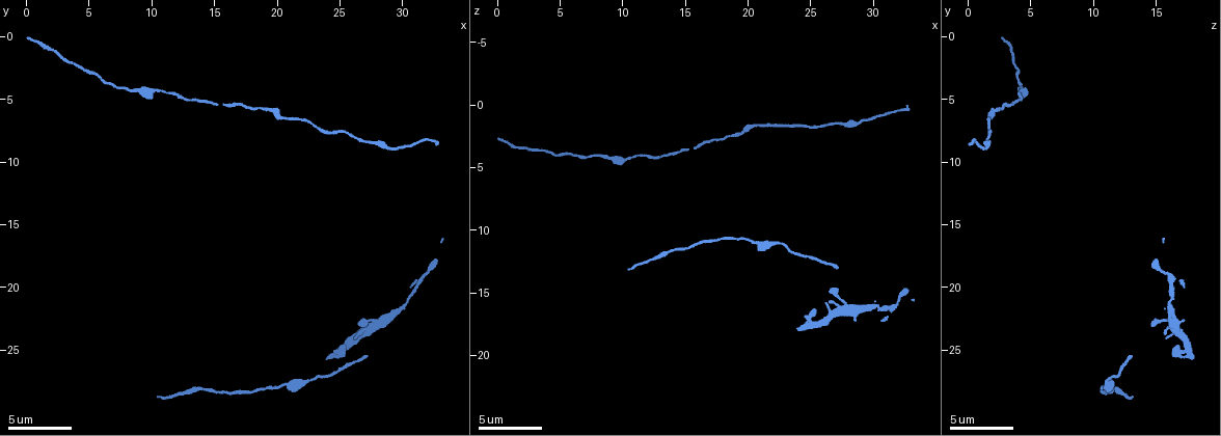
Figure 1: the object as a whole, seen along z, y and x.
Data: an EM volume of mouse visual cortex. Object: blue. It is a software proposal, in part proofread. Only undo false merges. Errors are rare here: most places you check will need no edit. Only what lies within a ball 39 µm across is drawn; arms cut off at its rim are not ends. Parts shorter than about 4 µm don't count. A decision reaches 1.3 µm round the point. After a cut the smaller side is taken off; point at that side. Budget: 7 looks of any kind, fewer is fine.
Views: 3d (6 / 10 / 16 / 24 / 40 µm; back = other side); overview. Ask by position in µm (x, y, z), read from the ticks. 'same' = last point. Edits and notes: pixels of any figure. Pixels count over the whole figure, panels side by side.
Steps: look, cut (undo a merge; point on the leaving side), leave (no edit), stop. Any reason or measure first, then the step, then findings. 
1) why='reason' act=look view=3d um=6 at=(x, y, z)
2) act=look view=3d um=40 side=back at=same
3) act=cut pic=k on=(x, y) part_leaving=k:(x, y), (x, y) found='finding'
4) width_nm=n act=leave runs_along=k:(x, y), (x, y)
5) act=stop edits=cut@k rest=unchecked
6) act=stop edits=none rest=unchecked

why='sudden change in width' act=look view=3d um=16 at=(19.4, 5.8, 2.4)

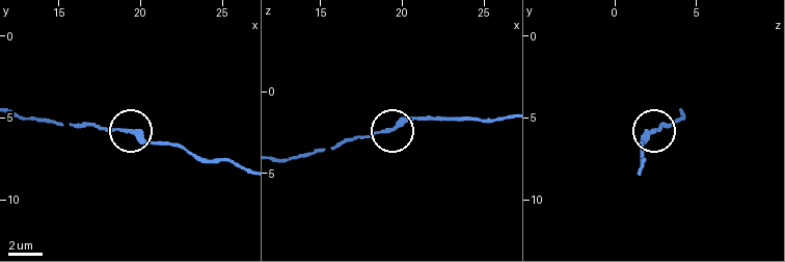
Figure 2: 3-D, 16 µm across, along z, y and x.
width_nm=220 act=leave found='all the same cell'

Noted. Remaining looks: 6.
act=look view=3d um=16 at=(12.8, 5.0, 4.2)

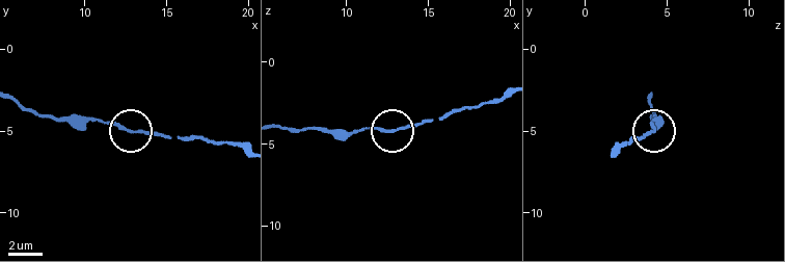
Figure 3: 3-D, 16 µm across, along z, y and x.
width_nm=150 act=leave found='one cell here'

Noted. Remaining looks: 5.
why='calibre changes' act=look view=3d um=16 at=(8.2, 4.4, 4.2)

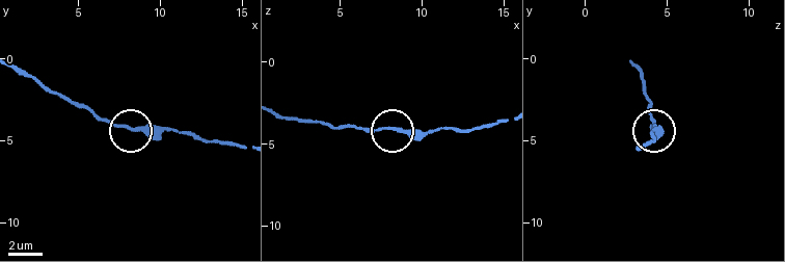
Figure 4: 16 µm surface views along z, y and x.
act=leave found='continuous, no second cell'

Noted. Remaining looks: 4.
why='sudden change in width' act=look view=3d um=6 at=(27.6, 8.4, 1.6)

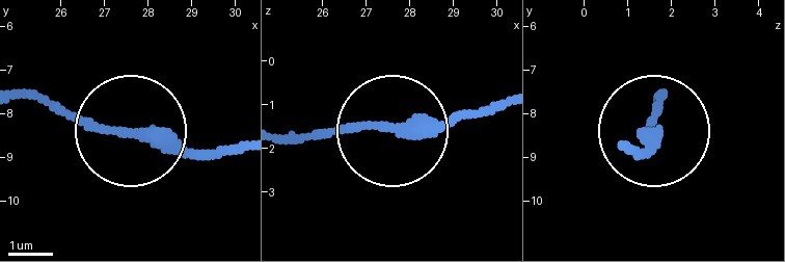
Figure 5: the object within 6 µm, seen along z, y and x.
why='from behind' act=look view=3d um=6 side=back at=(27.50, 8.45, 1.45)

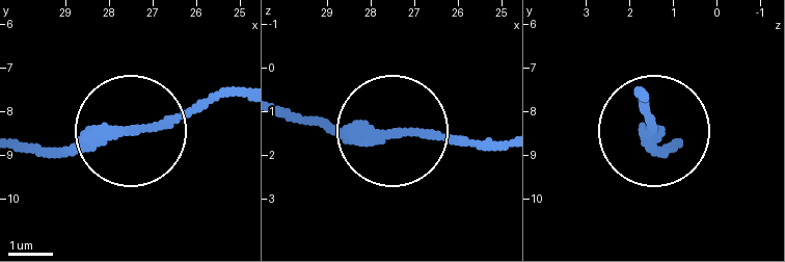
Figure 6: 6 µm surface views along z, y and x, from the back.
width_nm=240 act=leave found='continuous, no second cell'

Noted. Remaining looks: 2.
act=stop edits=none rest=unchecked

